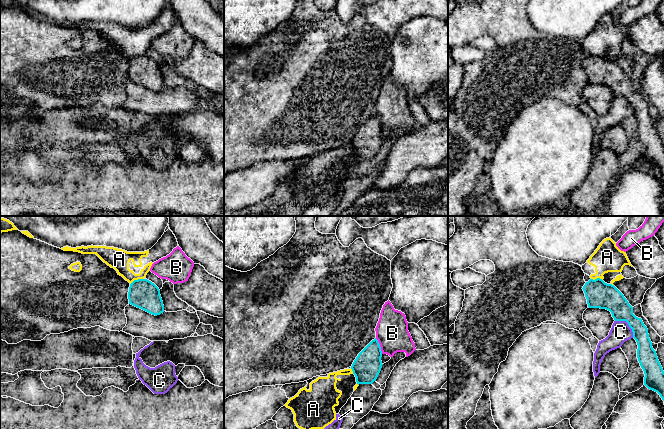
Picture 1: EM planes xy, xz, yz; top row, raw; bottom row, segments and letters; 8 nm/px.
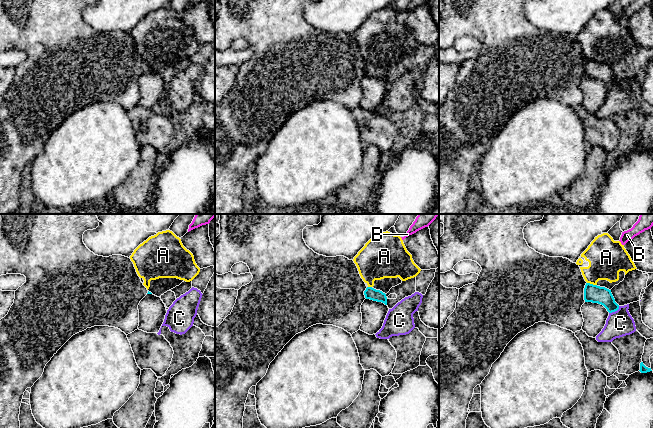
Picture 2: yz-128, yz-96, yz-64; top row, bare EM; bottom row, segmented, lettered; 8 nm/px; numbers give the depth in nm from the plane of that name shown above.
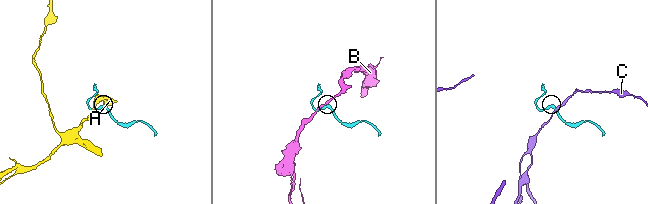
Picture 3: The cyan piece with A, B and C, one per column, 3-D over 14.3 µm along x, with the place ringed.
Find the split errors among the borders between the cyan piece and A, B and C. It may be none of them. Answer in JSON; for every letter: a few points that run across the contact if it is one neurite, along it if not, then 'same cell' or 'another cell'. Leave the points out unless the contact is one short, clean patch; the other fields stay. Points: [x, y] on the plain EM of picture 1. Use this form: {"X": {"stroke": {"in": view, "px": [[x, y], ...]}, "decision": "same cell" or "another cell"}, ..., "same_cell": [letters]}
{"A": {"stroke": {"in": "xy", "px": [[143, 54], [138, 54], [130, 60]]}, "decision": "another cell"}, "B": {"decision": "another cell"}, "C": {"stroke": {"in": "yz", "px": [[615, 96], [624, 96], [631, 105], [633, 113]]}, "decision": "another cell"}, "same_cell": []}

